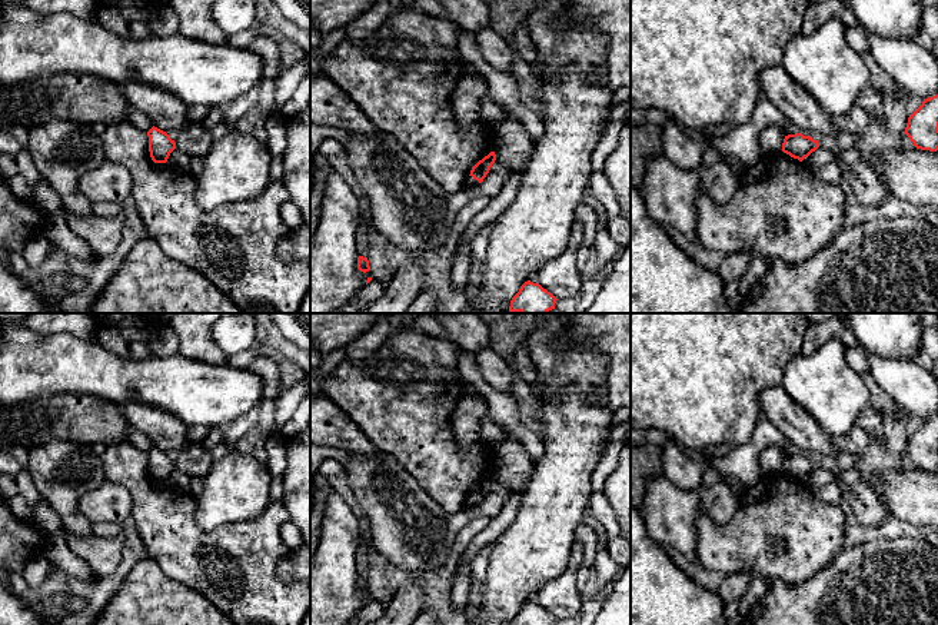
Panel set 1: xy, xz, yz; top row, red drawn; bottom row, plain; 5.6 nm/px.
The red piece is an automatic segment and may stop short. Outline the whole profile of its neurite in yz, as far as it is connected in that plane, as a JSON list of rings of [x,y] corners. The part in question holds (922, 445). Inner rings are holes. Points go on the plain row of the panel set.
[[[938,415],[928,418],[908,438],[904,455],[917,469],[938,471]]]

